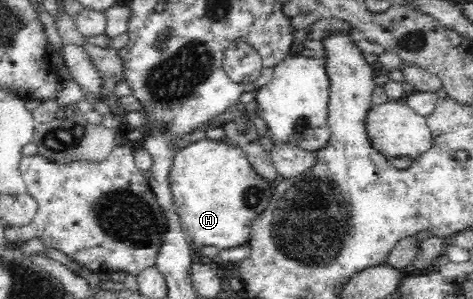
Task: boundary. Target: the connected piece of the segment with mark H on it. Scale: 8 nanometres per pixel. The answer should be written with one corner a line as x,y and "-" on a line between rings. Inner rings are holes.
201,139
175,151
168,178
175,211
189,241
217,249
249,243
249,221
267,207
276,185
257,173
243,150
225,139

